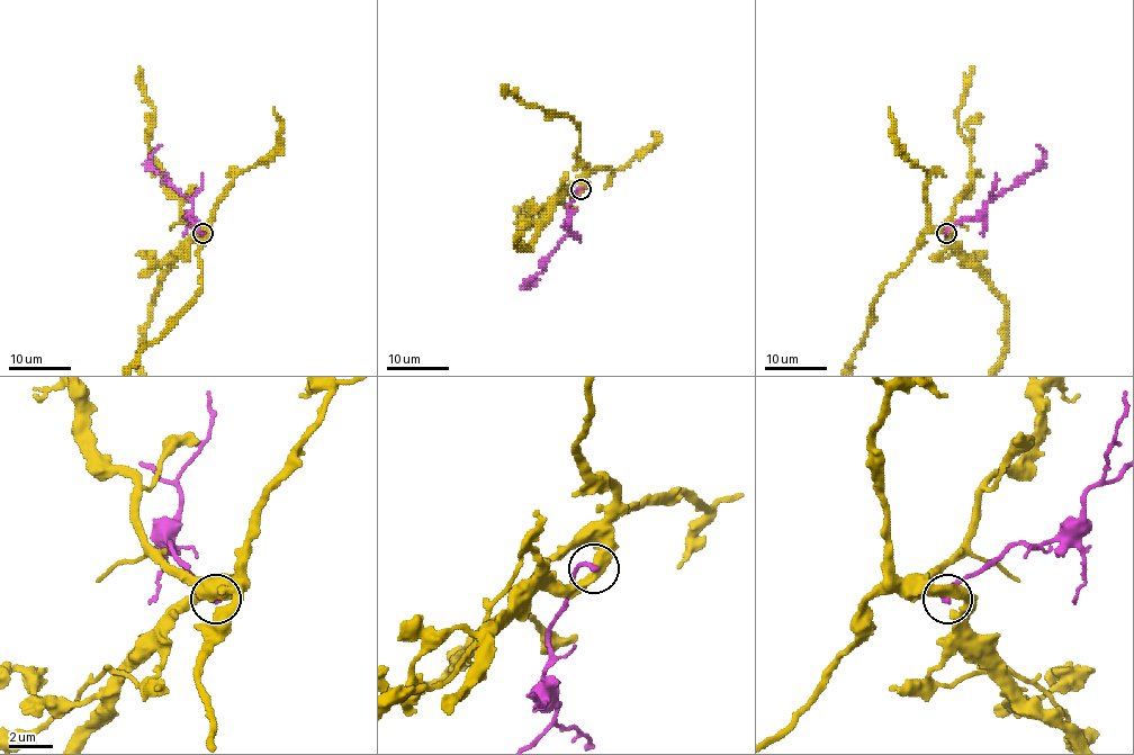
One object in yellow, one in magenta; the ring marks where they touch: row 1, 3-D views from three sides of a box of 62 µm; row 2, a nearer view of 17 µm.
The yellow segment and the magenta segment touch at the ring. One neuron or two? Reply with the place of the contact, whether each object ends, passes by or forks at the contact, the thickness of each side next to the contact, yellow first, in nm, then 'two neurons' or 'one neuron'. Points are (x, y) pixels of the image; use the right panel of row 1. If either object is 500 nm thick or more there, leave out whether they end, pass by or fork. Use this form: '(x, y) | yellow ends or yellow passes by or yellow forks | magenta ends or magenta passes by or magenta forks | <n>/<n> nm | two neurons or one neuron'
(946, 233) | yellow passes by | magenta ends | 440/240 nm | two neurons

